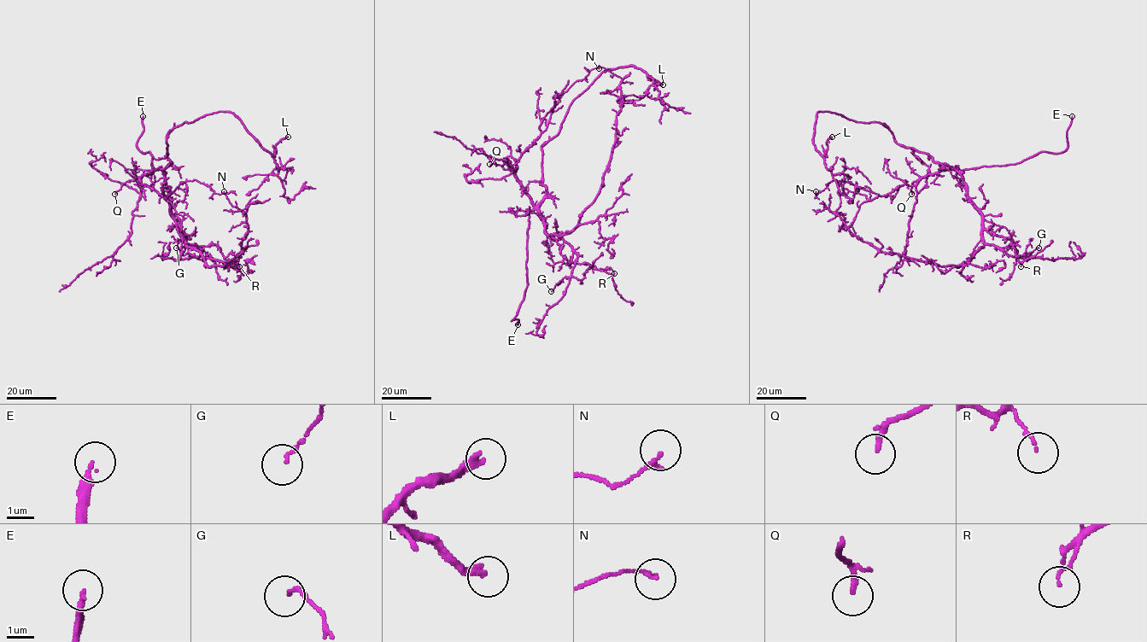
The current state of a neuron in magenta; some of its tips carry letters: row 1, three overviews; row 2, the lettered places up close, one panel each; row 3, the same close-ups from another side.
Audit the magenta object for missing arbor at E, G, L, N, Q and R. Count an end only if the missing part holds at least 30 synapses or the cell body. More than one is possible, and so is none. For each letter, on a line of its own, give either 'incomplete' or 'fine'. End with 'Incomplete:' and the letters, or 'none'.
E: incomplete
G: fine
L: incomplete
N: fine
Q: fine
R: fine
Incomplete: E, L

